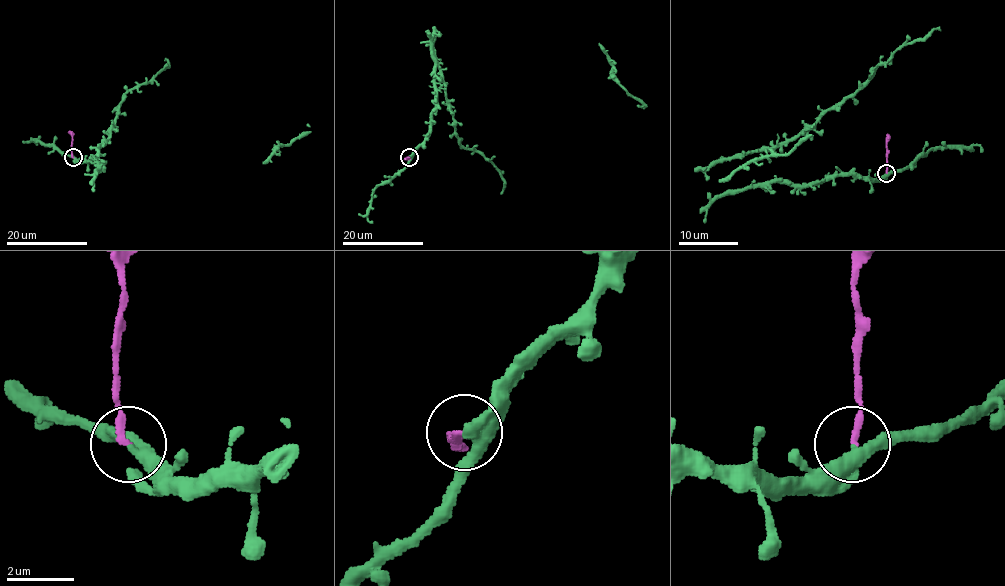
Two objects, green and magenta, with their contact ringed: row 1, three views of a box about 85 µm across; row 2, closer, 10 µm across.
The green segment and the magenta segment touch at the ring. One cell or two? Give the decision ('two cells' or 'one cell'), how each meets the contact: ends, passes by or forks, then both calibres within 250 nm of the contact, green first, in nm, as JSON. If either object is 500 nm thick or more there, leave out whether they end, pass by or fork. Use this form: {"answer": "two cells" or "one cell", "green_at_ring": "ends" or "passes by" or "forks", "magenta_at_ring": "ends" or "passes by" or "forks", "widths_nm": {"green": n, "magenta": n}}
{"answer": "two cells", "green_at_ring": "passes by", "magenta_at_ring": "ends", "widths_nm": {"green": 320, "magenta": 200}}

